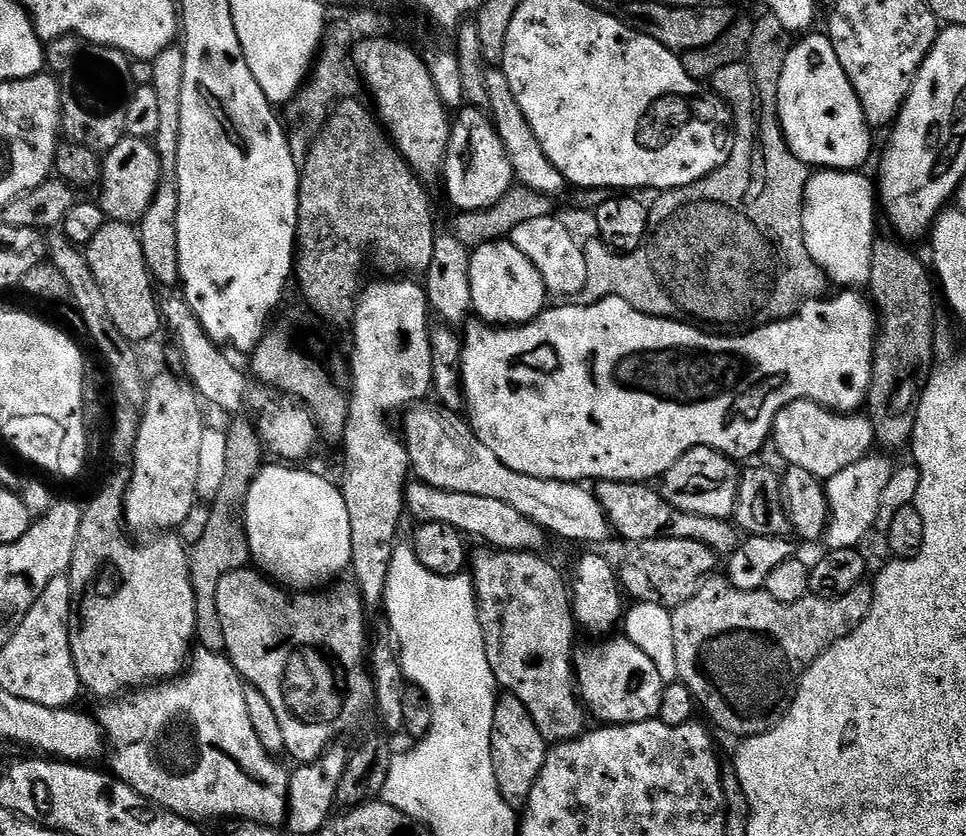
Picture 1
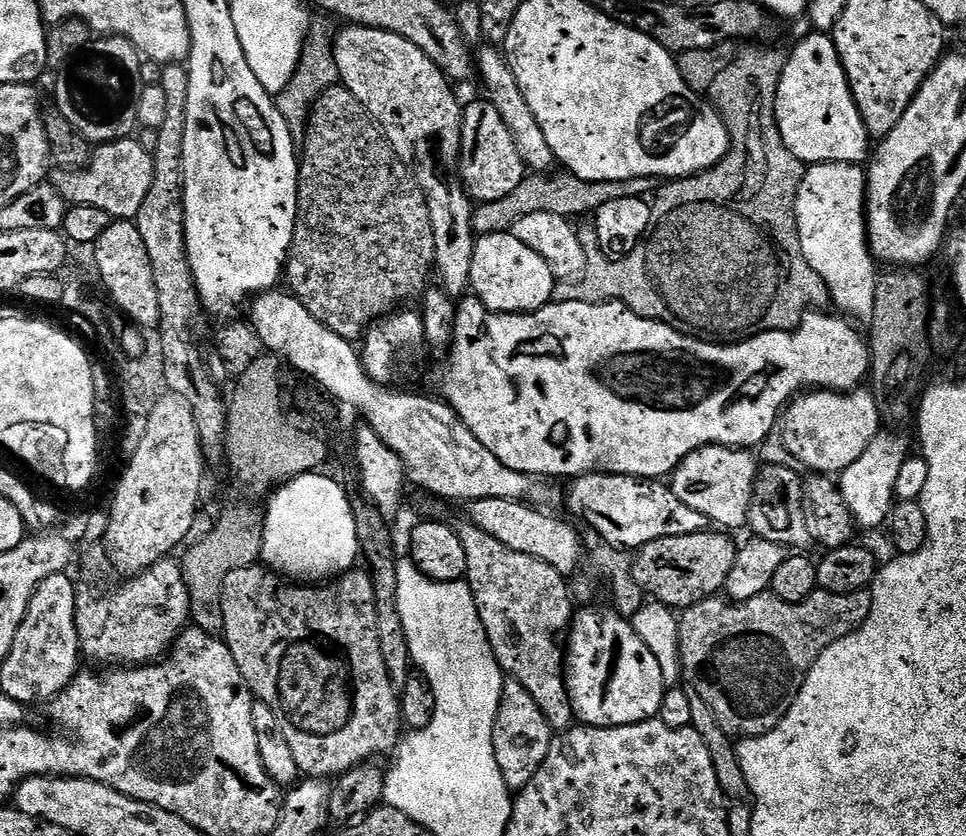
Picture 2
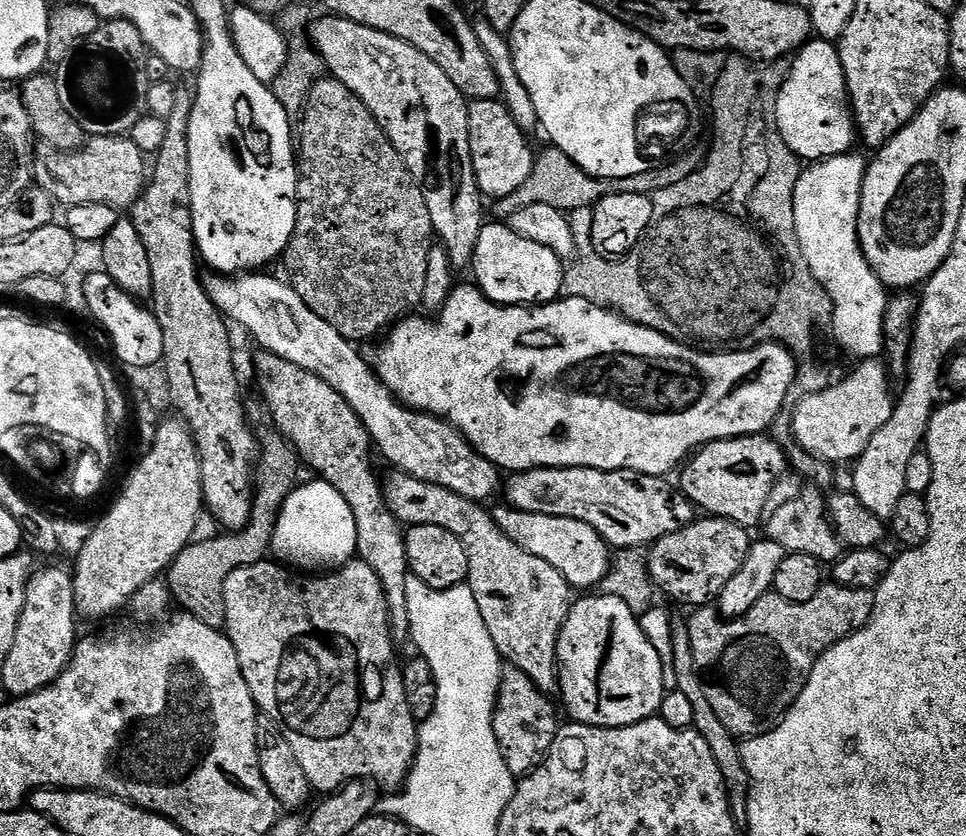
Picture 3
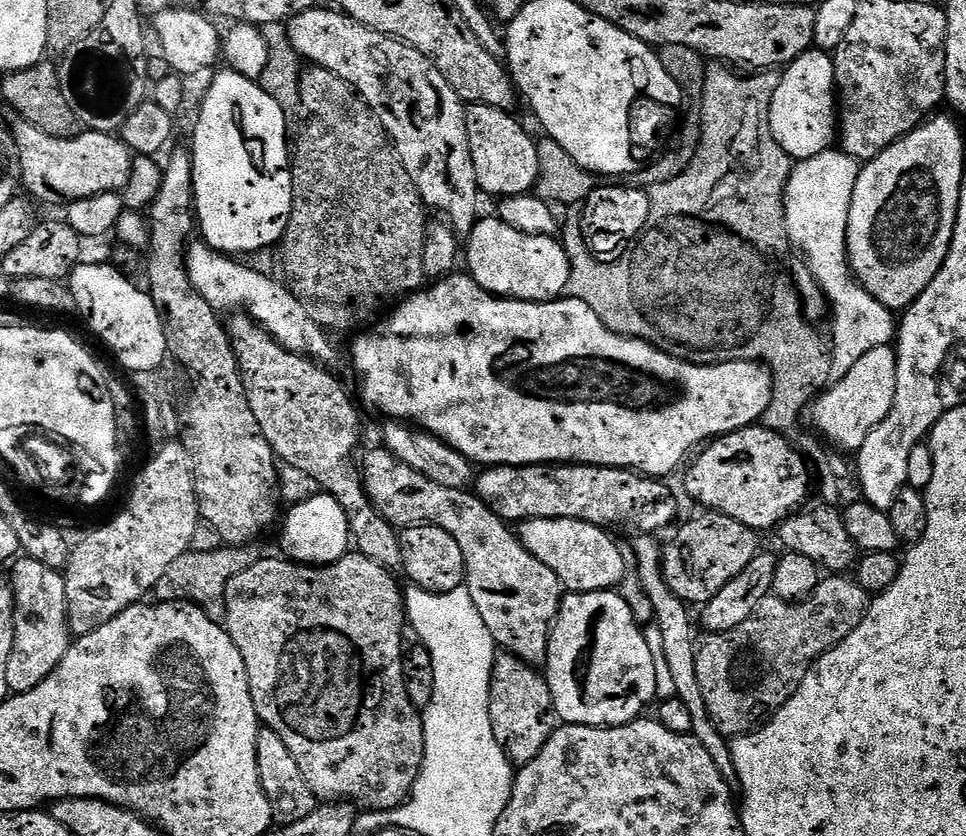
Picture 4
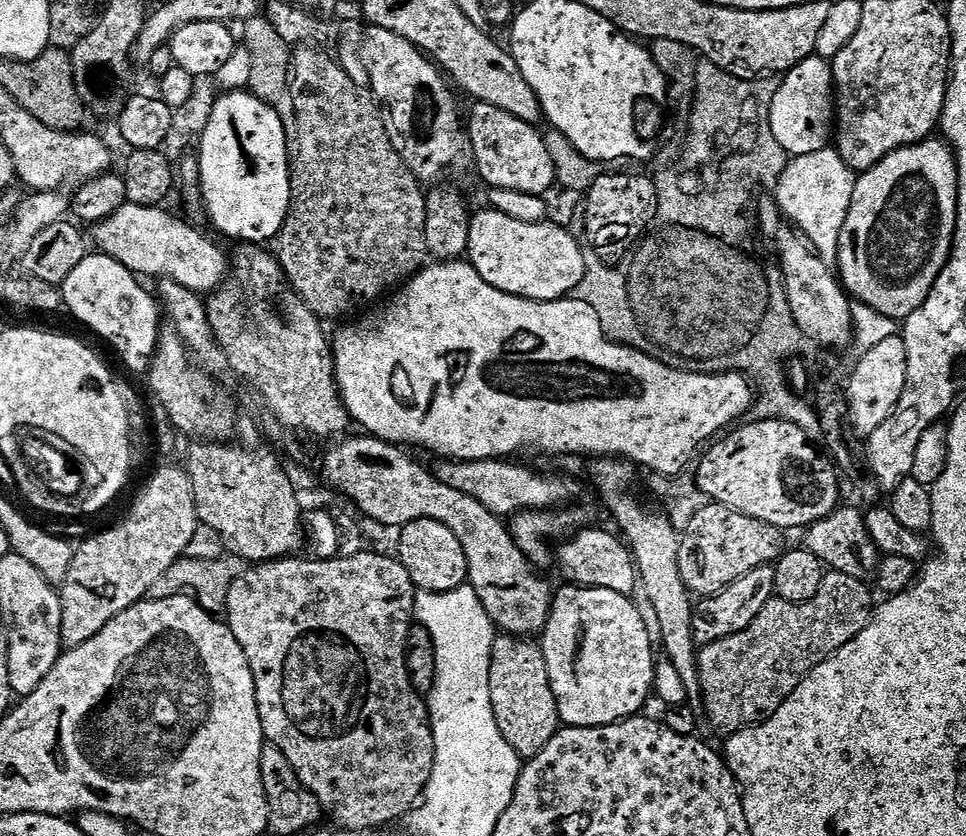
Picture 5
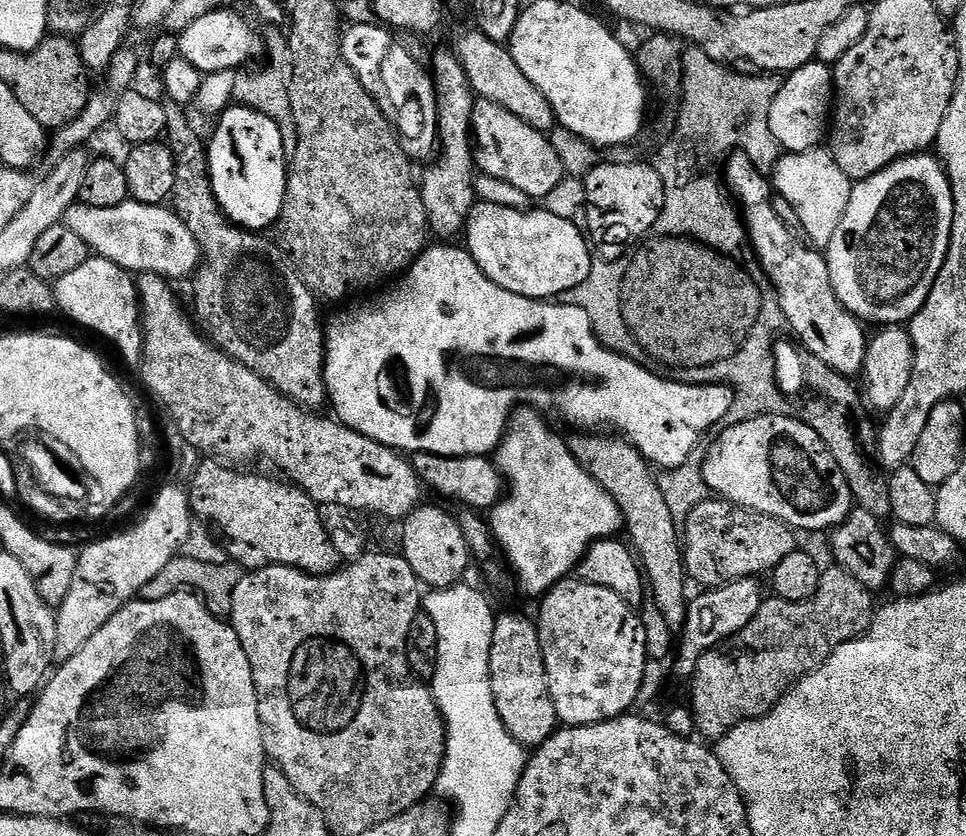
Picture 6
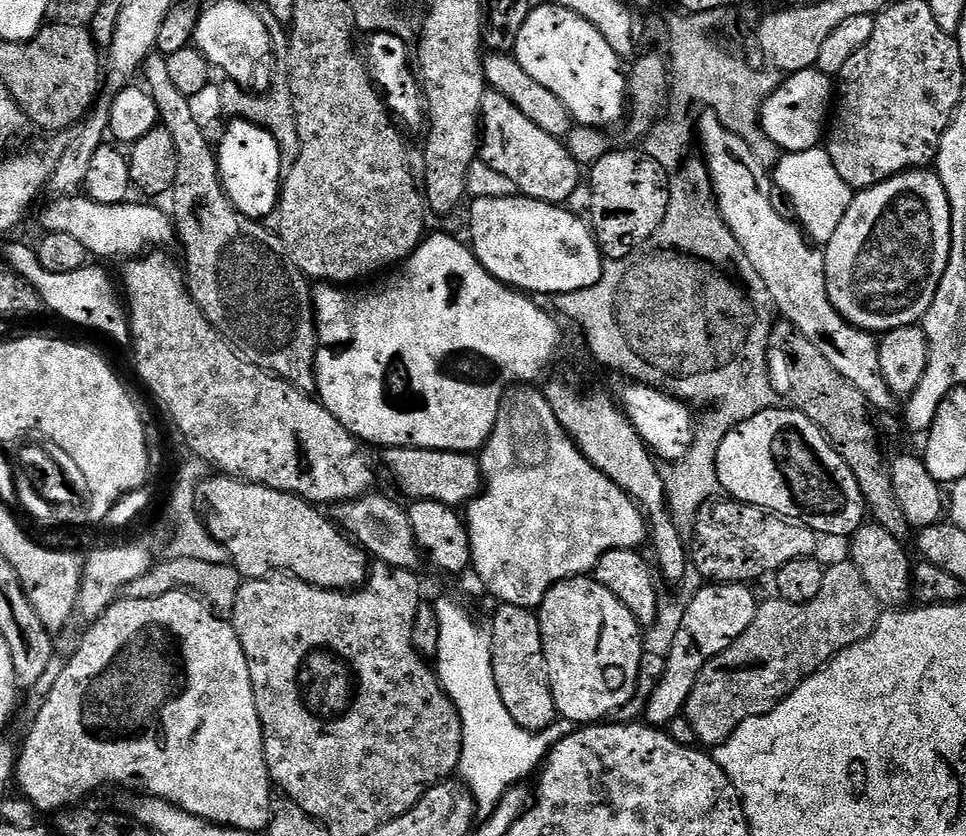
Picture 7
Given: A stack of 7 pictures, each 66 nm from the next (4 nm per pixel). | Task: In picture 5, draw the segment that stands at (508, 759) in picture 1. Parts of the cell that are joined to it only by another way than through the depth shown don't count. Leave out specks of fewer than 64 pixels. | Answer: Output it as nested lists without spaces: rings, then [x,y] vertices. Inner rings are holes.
[[[497,635],[490,654],[490,702],[498,730],[521,761],[534,759],[562,727],[558,702],[550,686],[546,658],[539,643],[519,636]]]

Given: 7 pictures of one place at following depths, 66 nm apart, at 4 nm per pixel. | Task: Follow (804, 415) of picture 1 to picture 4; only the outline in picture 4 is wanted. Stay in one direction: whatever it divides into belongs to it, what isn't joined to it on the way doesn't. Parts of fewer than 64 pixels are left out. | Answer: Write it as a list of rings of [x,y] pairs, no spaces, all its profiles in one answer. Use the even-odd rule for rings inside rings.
[[[878,346],[878,350],[868,351],[846,373],[846,378],[835,381],[831,387],[821,392],[812,401],[810,420],[812,416],[813,425],[811,424],[811,427],[833,449],[845,448],[846,451],[852,452],[851,454],[859,453],[862,442],[866,442],[870,430],[874,430],[874,426],[881,424],[886,418],[886,414],[890,414],[890,406],[894,406],[897,378],[898,366],[896,365],[895,347]]]

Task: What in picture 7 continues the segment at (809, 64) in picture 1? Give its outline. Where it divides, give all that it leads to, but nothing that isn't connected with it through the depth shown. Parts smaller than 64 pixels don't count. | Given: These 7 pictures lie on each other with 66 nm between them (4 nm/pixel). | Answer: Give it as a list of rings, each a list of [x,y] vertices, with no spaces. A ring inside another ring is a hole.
[[[817,70],[793,72],[787,78],[781,79],[780,85],[773,90],[760,111],[763,135],[769,136],[778,147],[784,148],[780,150],[785,153],[805,152],[817,147],[825,135],[833,100],[834,84],[828,74]]]

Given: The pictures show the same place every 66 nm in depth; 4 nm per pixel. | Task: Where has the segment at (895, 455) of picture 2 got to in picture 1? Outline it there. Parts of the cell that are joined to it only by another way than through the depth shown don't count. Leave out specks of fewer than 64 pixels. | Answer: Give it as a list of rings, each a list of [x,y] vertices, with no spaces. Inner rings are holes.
[[[869,454],[854,462],[854,466],[846,466],[846,470],[838,470],[826,481],[828,494],[828,522],[822,537],[831,550],[843,548],[860,548],[867,538],[868,531],[877,527],[878,510],[882,506],[882,490],[886,490],[886,482],[890,482],[890,474],[894,467],[889,457]]]

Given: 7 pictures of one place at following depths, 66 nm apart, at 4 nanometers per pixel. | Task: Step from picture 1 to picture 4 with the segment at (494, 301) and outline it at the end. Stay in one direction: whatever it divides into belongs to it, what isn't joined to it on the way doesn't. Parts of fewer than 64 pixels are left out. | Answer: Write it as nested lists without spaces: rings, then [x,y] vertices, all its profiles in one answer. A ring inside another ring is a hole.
[[[498,218],[491,219],[477,219],[466,238],[467,275],[482,290],[501,298],[547,302],[563,297],[572,269],[563,243],[556,236],[522,234],[522,230],[514,230]]]

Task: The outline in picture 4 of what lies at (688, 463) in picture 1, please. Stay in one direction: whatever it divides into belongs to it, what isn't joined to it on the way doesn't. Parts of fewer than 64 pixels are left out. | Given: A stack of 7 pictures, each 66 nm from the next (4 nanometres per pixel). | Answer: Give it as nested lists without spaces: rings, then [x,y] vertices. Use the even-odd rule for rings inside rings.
[[[763,426],[739,428],[736,432],[727,432],[724,436],[715,437],[704,450],[705,452],[693,462],[692,469],[684,476],[684,488],[688,491],[689,498],[697,500],[701,509],[721,512],[742,522],[742,526],[763,530],[775,529],[783,520],[809,503],[808,491],[812,488],[812,480],[814,484],[813,473],[807,459],[792,447],[785,436],[779,436]]]

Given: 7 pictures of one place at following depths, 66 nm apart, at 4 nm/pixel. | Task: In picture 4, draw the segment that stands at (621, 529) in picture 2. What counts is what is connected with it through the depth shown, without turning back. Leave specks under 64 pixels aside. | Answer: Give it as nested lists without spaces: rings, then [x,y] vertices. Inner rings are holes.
[[[497,464],[483,469],[475,477],[474,491],[480,500],[498,518],[506,522],[523,522],[538,518],[570,518],[587,524],[597,524],[600,528],[617,530],[629,528],[632,534],[656,534],[659,528],[671,529],[676,520],[676,496],[660,478],[645,476],[627,468],[598,468],[594,464],[523,464],[510,466]]]

